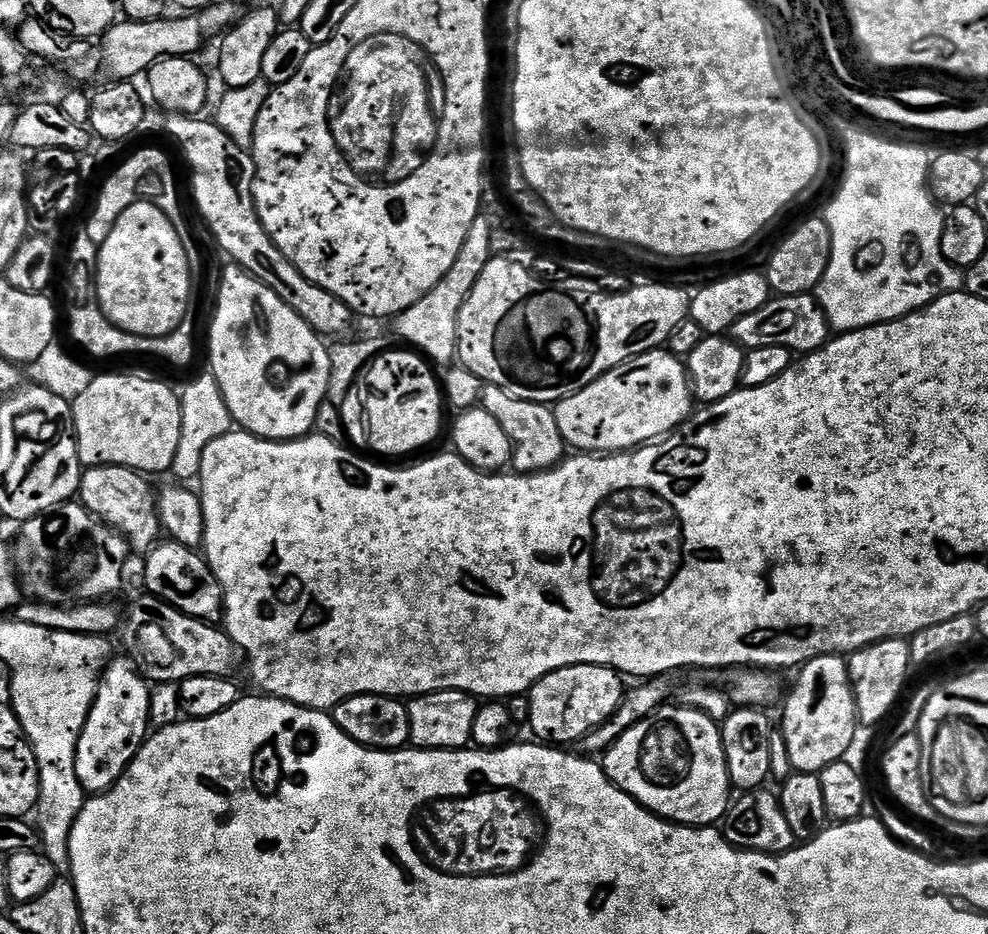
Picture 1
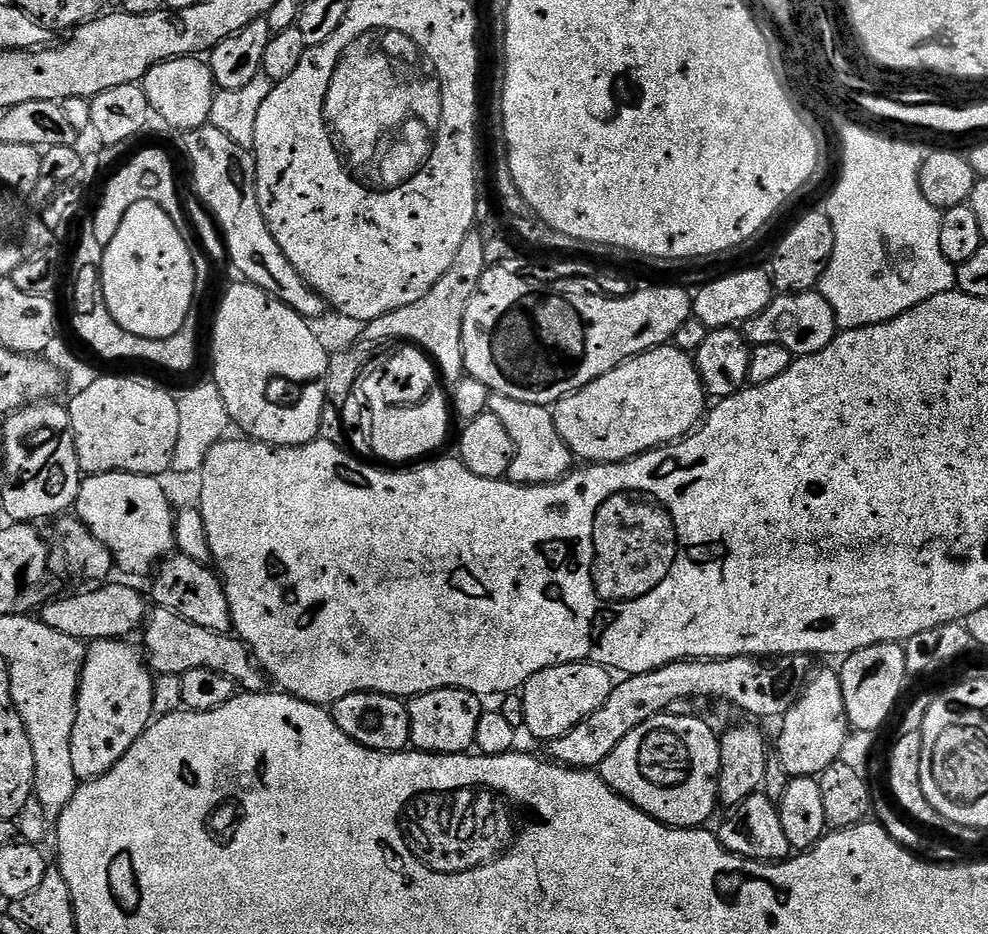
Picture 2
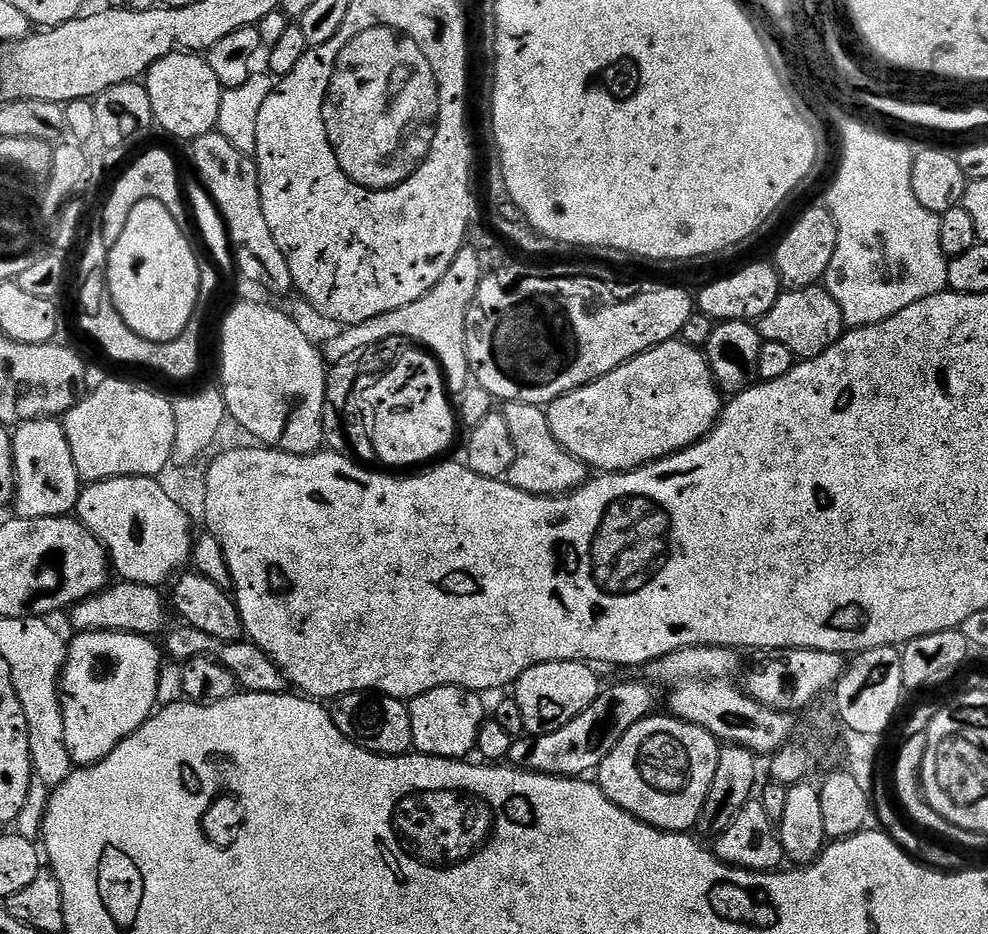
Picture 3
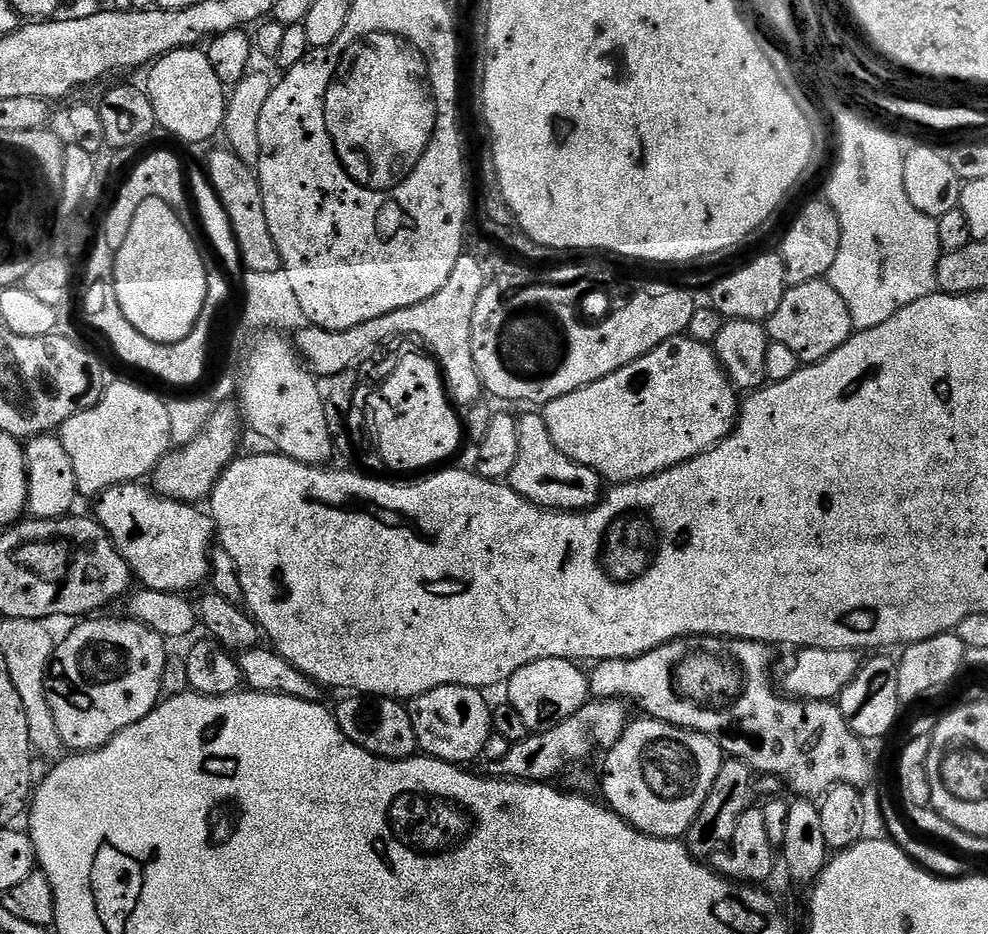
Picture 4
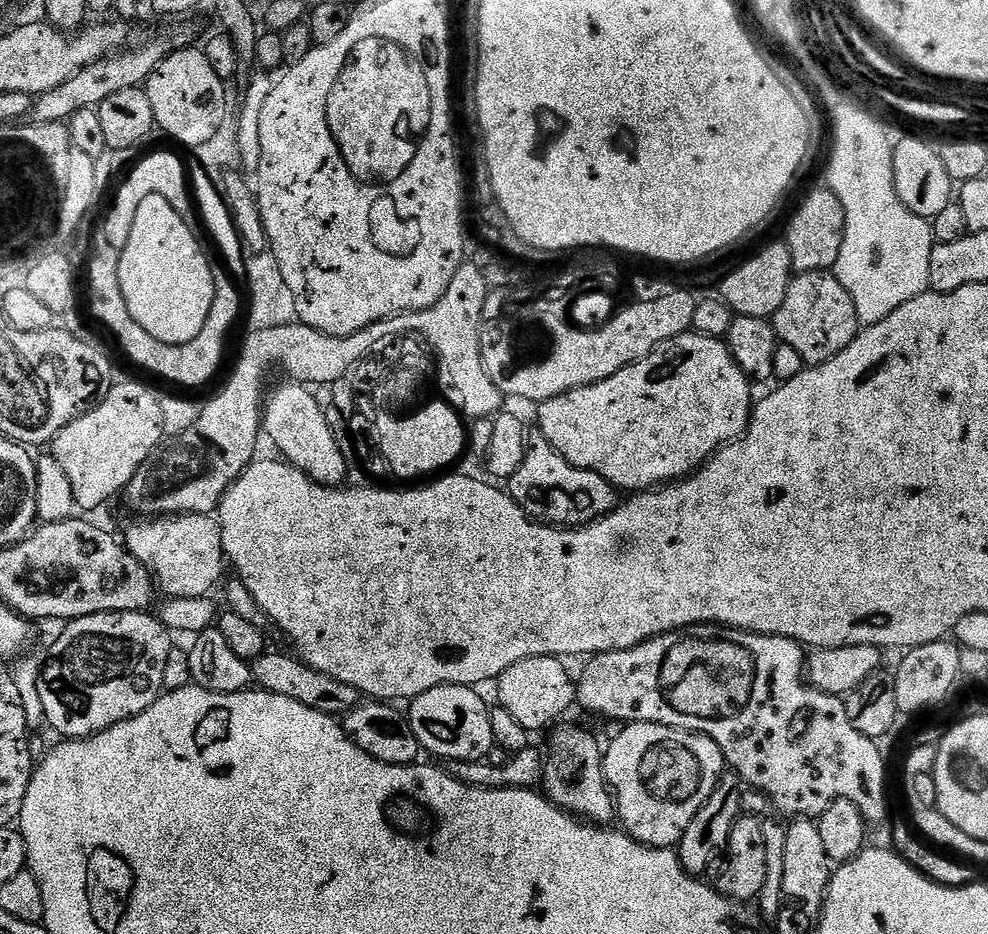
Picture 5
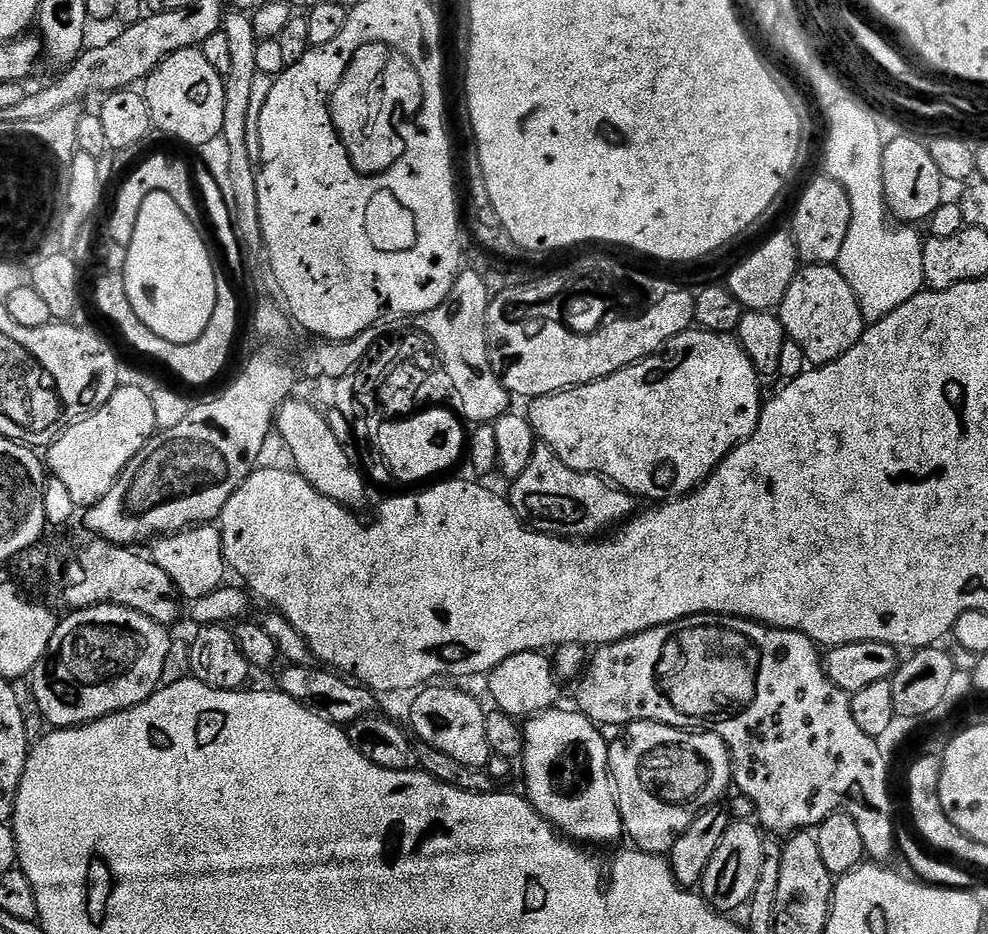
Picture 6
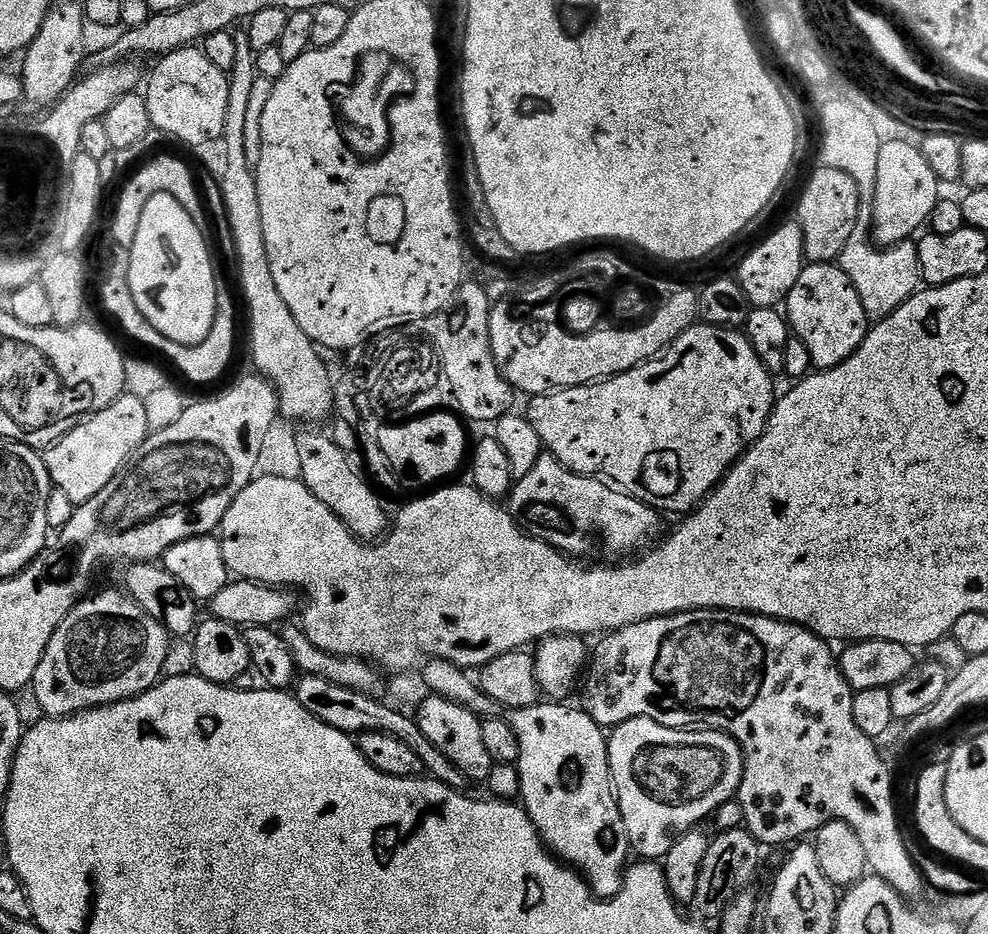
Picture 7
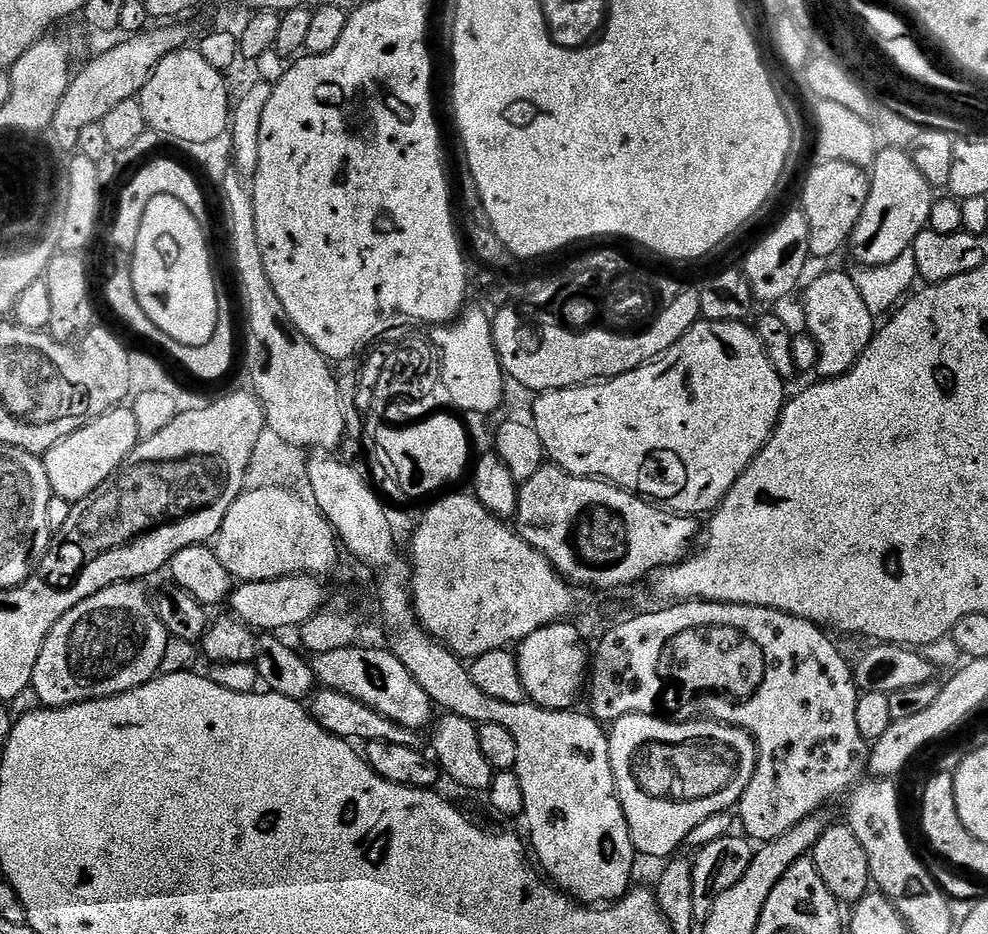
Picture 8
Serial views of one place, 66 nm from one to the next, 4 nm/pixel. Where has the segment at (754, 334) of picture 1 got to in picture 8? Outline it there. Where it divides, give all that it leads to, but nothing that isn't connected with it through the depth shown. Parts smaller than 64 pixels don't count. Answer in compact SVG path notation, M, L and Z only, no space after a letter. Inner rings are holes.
M824 272L812 281L807 281L804 292L804 324L807 335L818 342L818 366L815 375L825 380L845 376L858 362L858 358L870 346L878 331L877 317L866 310L858 286L854 286L851 275L845 272Z

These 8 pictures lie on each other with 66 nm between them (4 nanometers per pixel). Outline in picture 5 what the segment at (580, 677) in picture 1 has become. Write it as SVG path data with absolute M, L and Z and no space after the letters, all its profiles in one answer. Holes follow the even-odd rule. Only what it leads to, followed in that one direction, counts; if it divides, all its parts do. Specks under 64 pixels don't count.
M535 656L534 658L522 658L522 662L514 662L514 666L510 666L495 681L496 696L499 707L510 710L511 716L517 722L522 722L522 726L526 726L526 730L530 734L536 734L543 728L551 729L571 708L576 704L576 680L568 673L568 668L563 659L555 656Z

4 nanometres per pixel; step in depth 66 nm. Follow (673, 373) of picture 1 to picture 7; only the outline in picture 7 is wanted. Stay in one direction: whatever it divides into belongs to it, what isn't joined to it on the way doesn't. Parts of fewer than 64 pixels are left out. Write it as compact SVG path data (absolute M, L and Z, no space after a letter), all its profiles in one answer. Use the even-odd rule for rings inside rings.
M697 322L659 356L637 368L599 384L531 397L526 415L545 449L572 472L603 478L661 513L688 514L711 496L732 465L764 433L778 399L772 380L773 373L762 366L762 358L754 354L743 331Z

